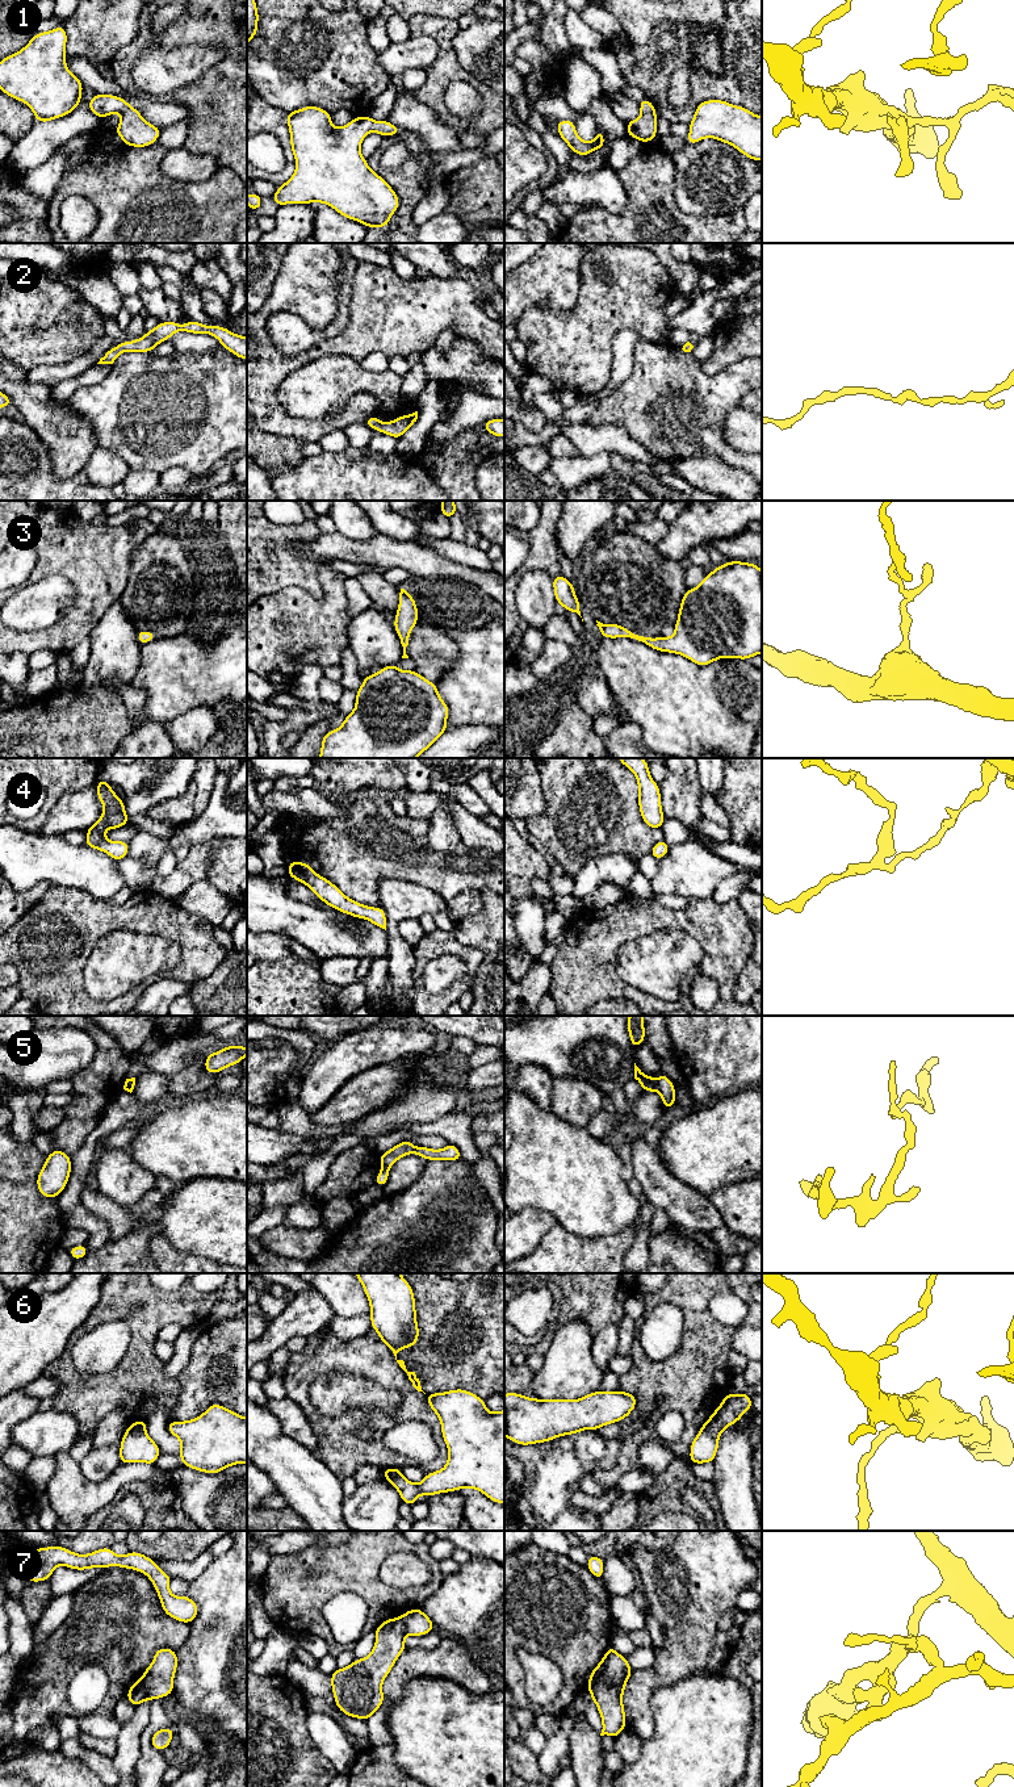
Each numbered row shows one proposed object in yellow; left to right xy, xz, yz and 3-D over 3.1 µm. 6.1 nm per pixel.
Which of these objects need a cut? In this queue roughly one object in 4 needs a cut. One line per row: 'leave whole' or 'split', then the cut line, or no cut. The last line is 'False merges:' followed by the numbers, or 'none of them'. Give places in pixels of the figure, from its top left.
1: leave whole | no cut
2: leave whole | no cut
3: leave whole | no cut
4: leave whole | no cut
5: split | yz (654, 1080), (657, 1089)
6: leave whole | no cut
7: split | yz (603, 1658), (603, 1678), (589, 1690)
False merges: 5, 7

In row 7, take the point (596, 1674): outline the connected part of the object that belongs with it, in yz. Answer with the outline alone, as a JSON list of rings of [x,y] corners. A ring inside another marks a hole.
[[[604,1660],[596,1665],[596,1667],[590,1673],[587,1690],[590,1691],[594,1685],[600,1683],[604,1675]]]

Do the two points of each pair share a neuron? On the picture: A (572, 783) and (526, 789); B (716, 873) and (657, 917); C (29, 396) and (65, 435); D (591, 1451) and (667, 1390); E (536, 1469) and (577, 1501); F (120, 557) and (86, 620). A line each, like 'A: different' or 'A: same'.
A: different
B: different
C: same
D: different
E: different
F: same

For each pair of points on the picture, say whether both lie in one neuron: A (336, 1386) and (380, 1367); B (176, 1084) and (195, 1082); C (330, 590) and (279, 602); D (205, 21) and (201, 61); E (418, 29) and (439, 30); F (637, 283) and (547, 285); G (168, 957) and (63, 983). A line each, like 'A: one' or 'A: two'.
A: two
B: one
C: one
D: two
E: one
F: two
G: two

